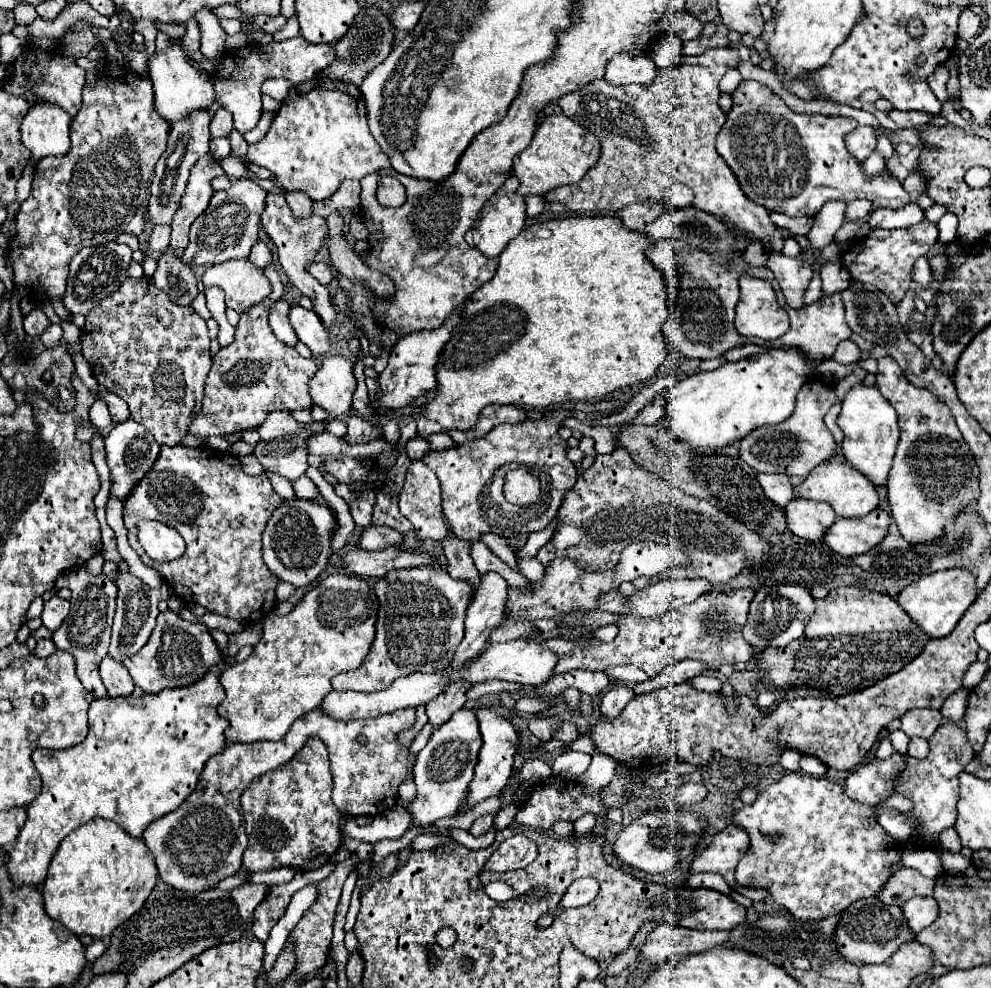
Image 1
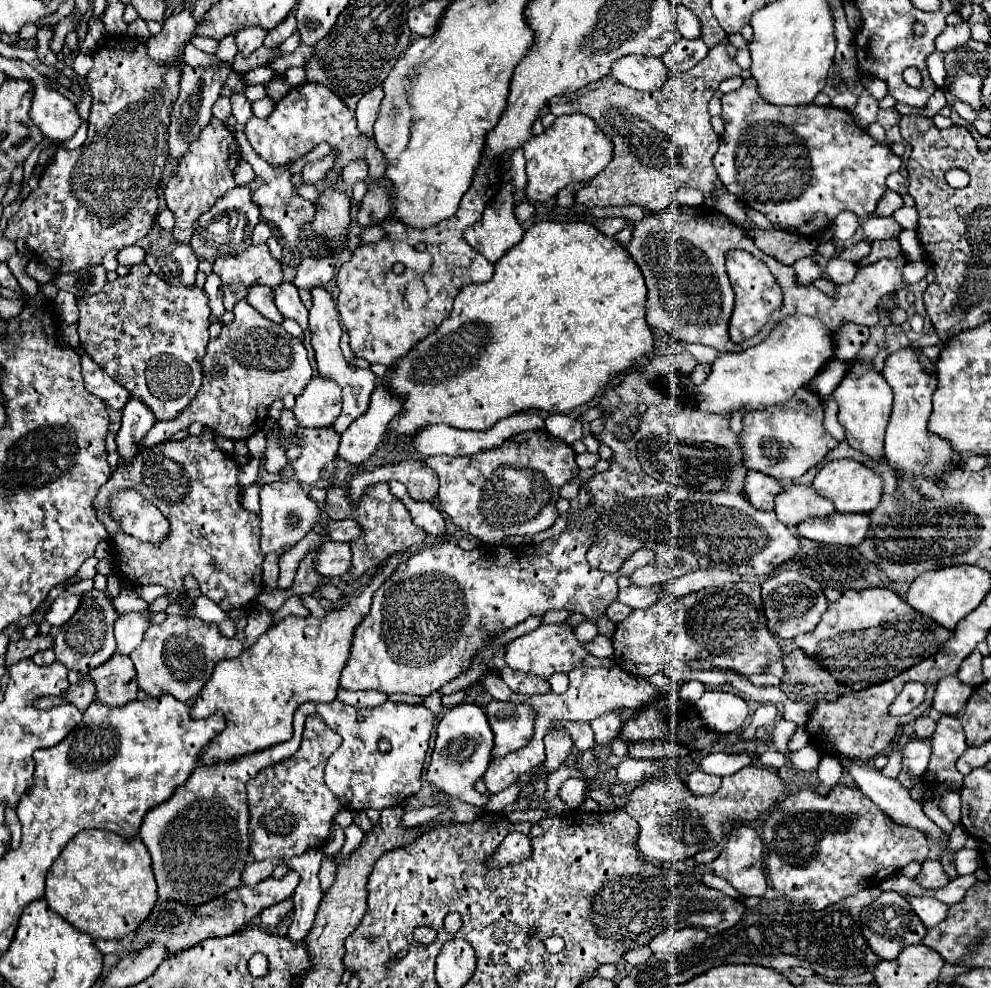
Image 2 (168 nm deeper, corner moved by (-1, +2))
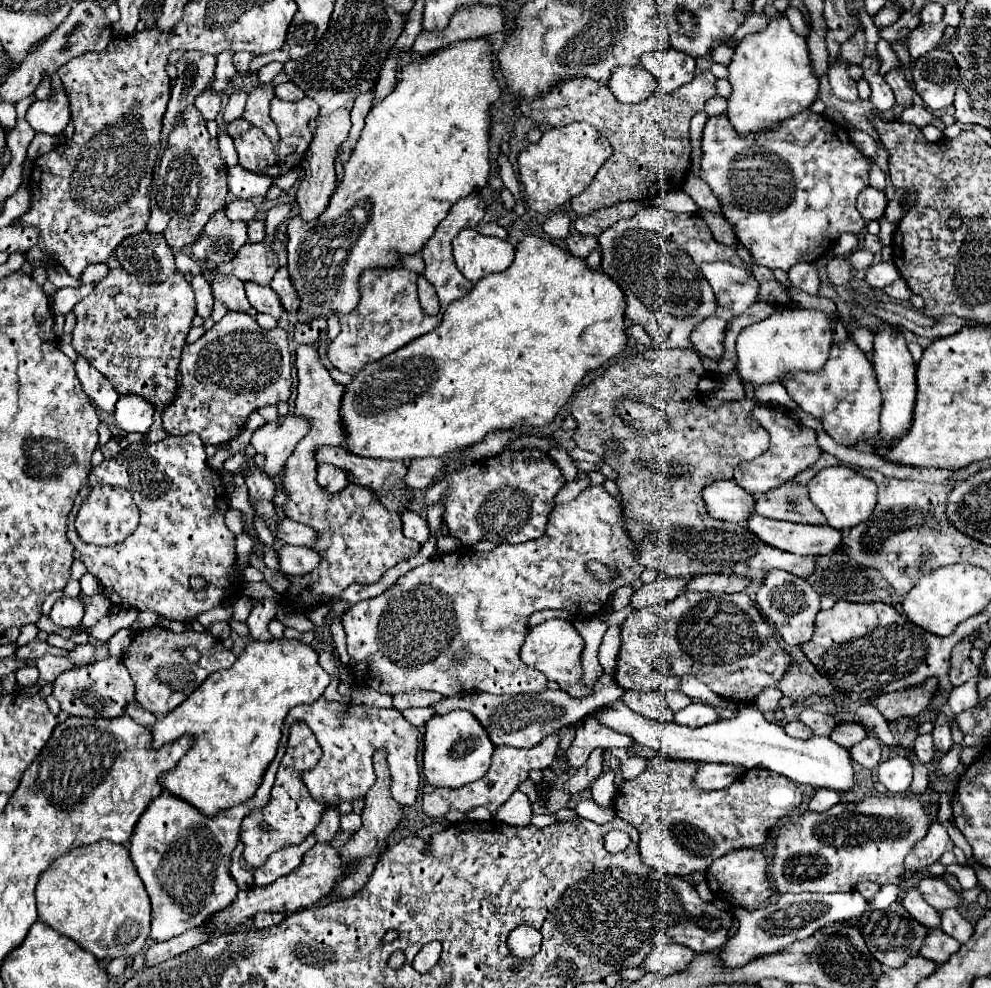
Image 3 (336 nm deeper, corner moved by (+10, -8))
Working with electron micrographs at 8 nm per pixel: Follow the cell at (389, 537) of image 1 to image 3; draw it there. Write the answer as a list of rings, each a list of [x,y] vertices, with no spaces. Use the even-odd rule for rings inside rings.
[[[287,517],[277,521],[275,537],[289,543],[289,545],[303,545],[303,547],[311,547],[317,541],[317,533],[311,527],[291,521]]]

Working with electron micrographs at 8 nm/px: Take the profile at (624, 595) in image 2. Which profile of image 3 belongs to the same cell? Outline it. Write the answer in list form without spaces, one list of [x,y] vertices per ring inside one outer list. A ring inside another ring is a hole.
[[[659,575],[653,583],[643,585],[639,591],[633,593],[631,605],[641,609],[641,607],[655,607],[655,605],[661,605],[661,603],[669,603],[689,585],[689,579],[693,579],[693,575],[689,575],[685,579]]]

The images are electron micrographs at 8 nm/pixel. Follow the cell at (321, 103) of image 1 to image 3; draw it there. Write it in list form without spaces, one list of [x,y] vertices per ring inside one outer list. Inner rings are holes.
[[[273,97],[269,115],[271,115],[273,123],[277,125],[279,143],[275,145],[259,127],[251,127],[247,133],[235,135],[233,141],[235,141],[235,149],[239,153],[239,165],[253,171],[253,173],[261,173],[261,175],[269,175],[269,177],[277,177],[277,175],[287,173],[303,159],[303,155],[309,147],[309,141],[313,139],[313,135],[309,131],[309,121],[315,119],[317,113],[319,113],[319,107],[309,97],[305,97],[297,103],[287,103],[287,101],[281,101],[279,97]]]

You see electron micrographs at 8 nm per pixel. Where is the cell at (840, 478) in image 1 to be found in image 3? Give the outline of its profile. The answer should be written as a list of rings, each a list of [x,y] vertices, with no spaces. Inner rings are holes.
[[[837,465],[837,467],[827,467],[821,469],[809,483],[809,497],[811,501],[823,511],[823,515],[827,517],[829,527],[835,527],[837,531],[845,531],[851,529],[859,523],[863,523],[865,519],[871,517],[875,503],[877,503],[877,485],[863,477],[861,473],[853,471],[847,465]]]

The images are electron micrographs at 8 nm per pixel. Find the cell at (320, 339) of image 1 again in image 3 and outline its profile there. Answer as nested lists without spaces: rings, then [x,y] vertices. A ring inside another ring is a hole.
[[[245,283],[245,295],[247,295],[251,307],[257,309],[259,313],[273,315],[275,319],[281,317],[283,307],[281,307],[281,301],[271,287],[263,287],[257,283]]]

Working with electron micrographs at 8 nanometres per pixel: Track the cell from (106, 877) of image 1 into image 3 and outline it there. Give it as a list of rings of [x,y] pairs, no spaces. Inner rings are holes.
[[[105,839],[61,855],[39,877],[35,895],[39,921],[73,939],[97,959],[129,959],[143,949],[149,937],[151,905],[127,845]]]

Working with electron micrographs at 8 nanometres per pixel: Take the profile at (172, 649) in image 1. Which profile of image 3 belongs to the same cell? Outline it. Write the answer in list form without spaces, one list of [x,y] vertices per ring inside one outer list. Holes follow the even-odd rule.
[[[155,625],[151,629],[135,633],[129,651],[125,651],[123,655],[123,663],[135,683],[135,699],[155,717],[165,717],[169,711],[181,705],[211,673],[229,669],[235,661],[237,657],[229,649],[225,649],[223,643],[215,639],[209,631],[185,629],[181,633],[175,633],[163,625]],[[185,645],[191,645],[199,651],[201,657],[197,663],[187,661],[179,653],[179,649]]]

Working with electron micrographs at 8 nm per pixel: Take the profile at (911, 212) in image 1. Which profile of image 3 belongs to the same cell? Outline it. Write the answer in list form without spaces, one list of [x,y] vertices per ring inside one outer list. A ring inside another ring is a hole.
[[[865,187],[857,197],[857,211],[863,215],[865,221],[879,219],[885,207],[887,207],[887,197],[883,191],[875,187]]]

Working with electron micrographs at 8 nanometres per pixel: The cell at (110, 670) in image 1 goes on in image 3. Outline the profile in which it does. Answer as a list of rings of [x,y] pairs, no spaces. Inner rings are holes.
[[[111,655],[89,663],[85,667],[69,669],[61,673],[53,681],[53,697],[61,703],[61,711],[73,717],[121,717],[125,707],[135,701],[135,687],[121,659],[113,659]]]

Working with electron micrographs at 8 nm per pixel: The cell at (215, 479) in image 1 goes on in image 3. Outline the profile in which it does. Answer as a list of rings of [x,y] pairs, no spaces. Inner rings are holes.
[[[197,433],[183,437],[169,435],[157,443],[129,443],[119,457],[103,459],[99,467],[93,467],[87,485],[77,493],[67,517],[67,537],[81,553],[87,571],[101,581],[103,593],[113,605],[155,611],[169,621],[189,621],[239,591],[239,587],[227,579],[235,563],[235,535],[223,519],[227,509],[225,489],[219,475],[207,465],[201,437]],[[97,485],[125,487],[139,507],[139,527],[123,543],[97,547],[83,543],[77,535],[75,515],[89,495],[89,489]],[[193,575],[205,579],[207,587],[199,591],[191,589],[189,577]]]

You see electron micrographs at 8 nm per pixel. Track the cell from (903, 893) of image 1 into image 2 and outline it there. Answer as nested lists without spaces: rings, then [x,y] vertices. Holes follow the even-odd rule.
[[[926,859],[922,863],[922,871],[920,875],[916,875],[914,879],[922,889],[926,891],[934,891],[934,889],[940,889],[944,887],[950,879],[946,877],[944,869],[942,869],[942,863],[938,859]]]

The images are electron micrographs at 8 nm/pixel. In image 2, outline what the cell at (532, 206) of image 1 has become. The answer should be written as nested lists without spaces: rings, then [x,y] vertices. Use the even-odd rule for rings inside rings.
[[[522,201],[522,203],[515,207],[514,213],[516,213],[518,221],[520,221],[520,223],[524,223],[526,219],[530,219],[530,217],[532,217],[532,213],[534,213],[534,205],[528,201]]]

